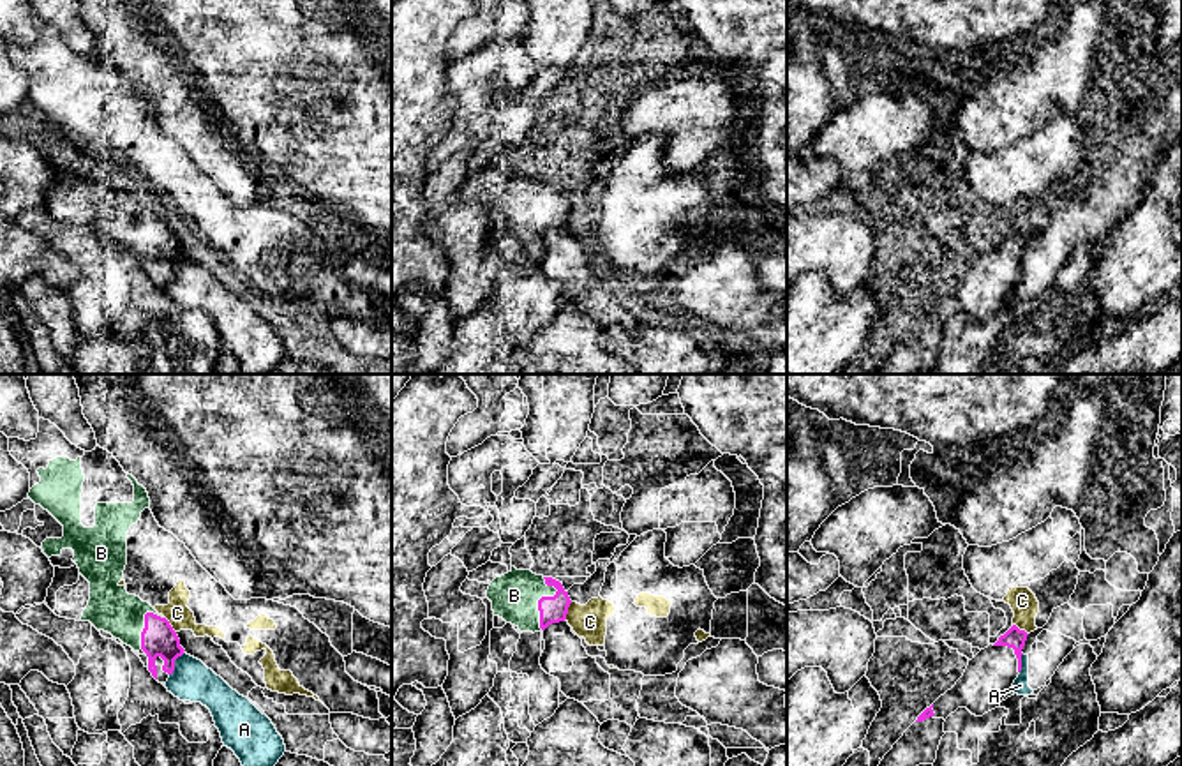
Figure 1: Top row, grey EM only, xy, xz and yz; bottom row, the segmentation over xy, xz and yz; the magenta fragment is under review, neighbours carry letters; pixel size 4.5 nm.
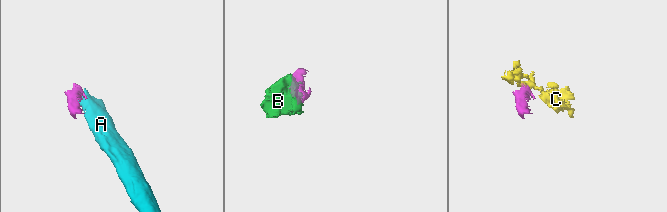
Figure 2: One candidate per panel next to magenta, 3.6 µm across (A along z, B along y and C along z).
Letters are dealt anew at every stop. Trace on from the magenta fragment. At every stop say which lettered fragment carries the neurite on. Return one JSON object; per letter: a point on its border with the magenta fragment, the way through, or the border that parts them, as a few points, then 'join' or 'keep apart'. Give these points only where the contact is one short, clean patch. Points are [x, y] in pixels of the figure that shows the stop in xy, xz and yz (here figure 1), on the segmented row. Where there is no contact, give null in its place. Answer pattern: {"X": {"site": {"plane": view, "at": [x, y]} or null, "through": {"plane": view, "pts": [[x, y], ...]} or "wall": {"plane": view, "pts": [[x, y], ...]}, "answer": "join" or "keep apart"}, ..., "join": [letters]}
{"A": {"site": {"plane": "xy", "at": [173, 664]}, "wall": {"plane": "xy", "pts": [[184, 653], [175, 660], [175, 669], [170, 675]]}, "answer": "keep apart"}, "B": {"site": {"plane": "xz", "at": [542, 597]}, "through": {"plane": "xz", "pts": [[553, 609], [542, 597], [514, 595]]}, "answer": "join"}, "C": {"site": {"plane": "xz", "at": [567, 611]}, "wall": {"plane": "xz", "pts": [[572, 602], [565, 618]]}, "answer": "keep apart"}, "join": ["B"]}

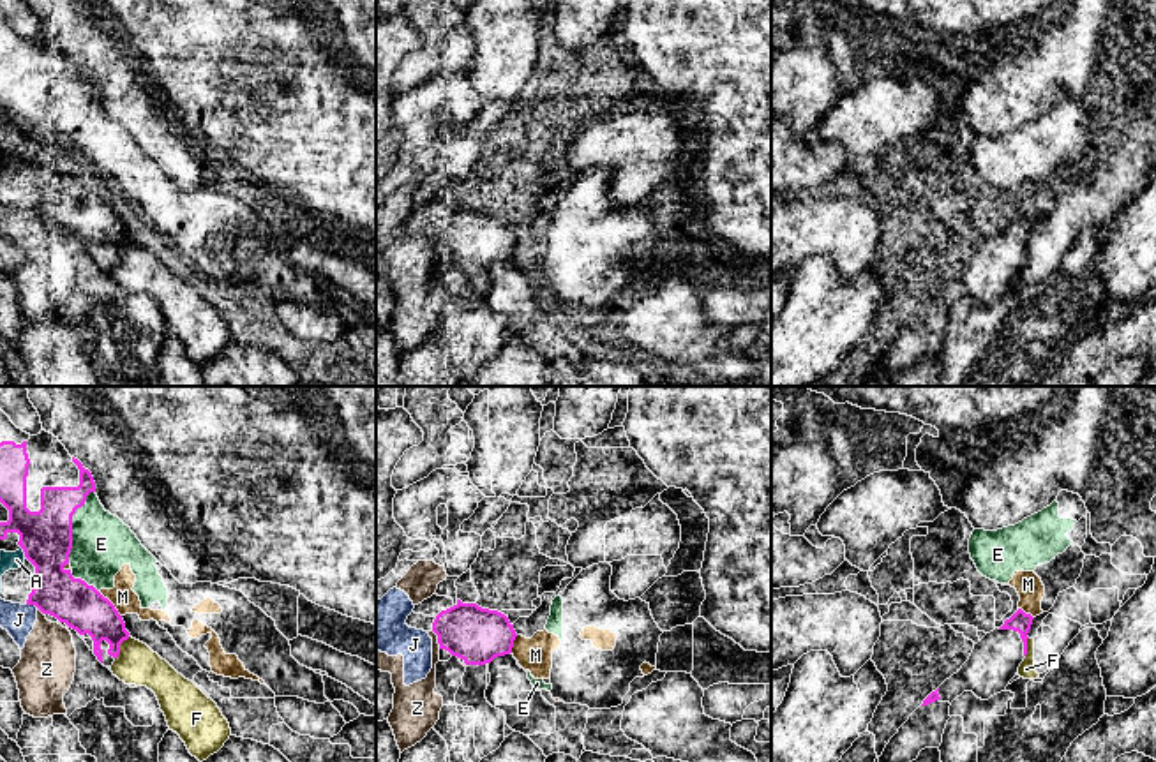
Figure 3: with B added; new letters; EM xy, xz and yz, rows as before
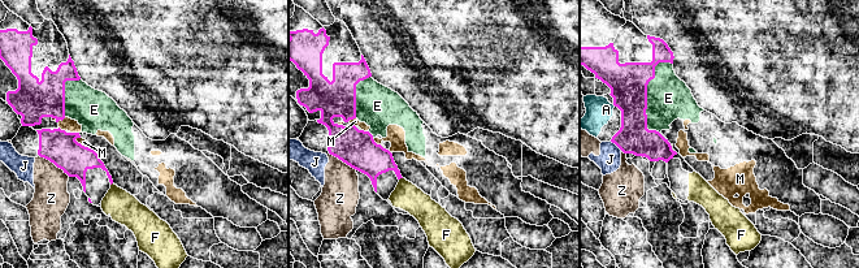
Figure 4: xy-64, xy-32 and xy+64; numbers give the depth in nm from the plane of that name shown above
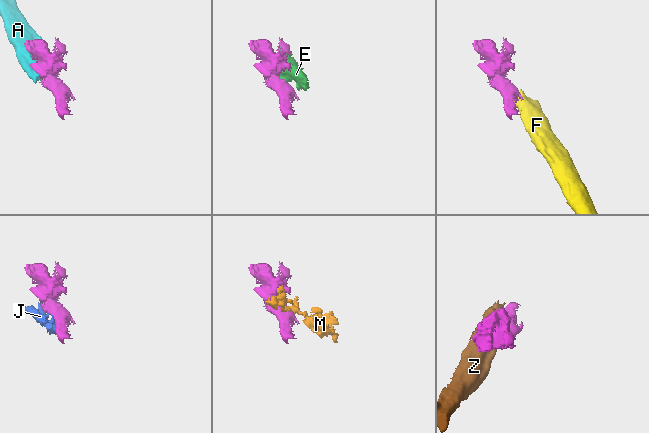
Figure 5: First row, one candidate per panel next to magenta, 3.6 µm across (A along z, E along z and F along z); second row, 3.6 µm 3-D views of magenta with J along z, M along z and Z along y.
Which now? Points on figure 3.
{"A": {"site": {"plane": "xy", "at": [23, 551]}, "answer": "join"}, "E": {"site": {"plane": "xy", "at": [71, 526]}, "answer": "keep apart"}, "F": {"site": {"plane": "xy", "at": [119, 648]}, "wall": {"plane": "xy", "pts": [[129, 637], [120, 644], [120, 653], [115, 658]]}, "answer": "keep apart"}, "J": {"site": {"plane": "xy", "at": [32, 604]}, "answer": "keep apart"}, "M": {"site": {"plane": "xy", "at": [112, 604]}, "answer": "keep apart"}, "Z": {"site": {"plane": "xz", "at": [438, 639]}, "answer": "keep apart"}, "join": ["A"]}

